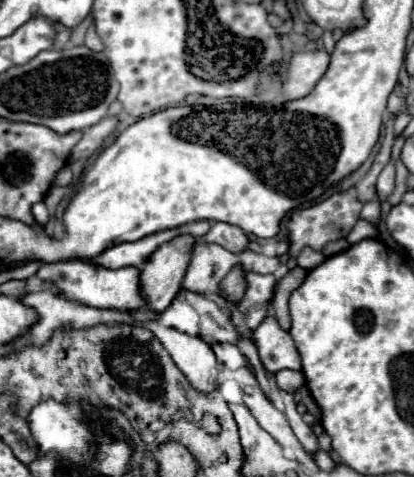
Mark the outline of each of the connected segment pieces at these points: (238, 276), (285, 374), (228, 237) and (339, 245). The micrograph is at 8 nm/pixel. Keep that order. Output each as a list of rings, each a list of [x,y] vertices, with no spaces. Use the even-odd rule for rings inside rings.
[[[235,267],[221,283],[221,289],[223,289],[223,295],[225,297],[231,297],[233,301],[239,301],[245,293],[245,275],[239,267]]]
[[[279,371],[277,375],[277,385],[279,385],[279,389],[283,389],[283,391],[287,391],[287,393],[293,393],[295,389],[299,389],[303,383],[305,383],[305,379],[303,379],[303,375],[301,373],[293,373],[293,371]]]
[[[213,223],[209,233],[199,237],[197,243],[203,243],[203,241],[227,247],[227,251],[245,251],[249,247],[249,237],[239,227],[229,223]]]
[[[339,239],[339,241],[333,241],[333,243],[329,243],[321,253],[325,255],[325,257],[333,257],[333,255],[337,255],[337,253],[341,253],[341,251],[345,251],[349,247],[349,243],[347,243],[347,239]]]

